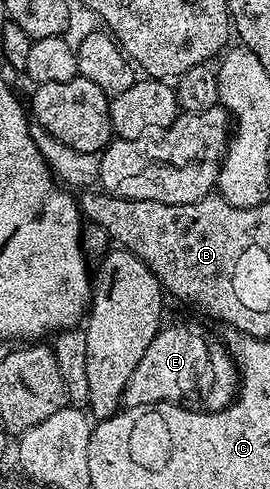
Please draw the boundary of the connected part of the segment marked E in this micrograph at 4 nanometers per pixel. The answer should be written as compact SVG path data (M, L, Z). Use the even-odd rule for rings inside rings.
M171 325L160 328L158 335L149 343L145 355L141 355L141 363L129 375L129 383L123 392L123 405L128 409L136 409L142 405L156 405L167 401L171 405L184 405L186 409L195 409L198 413L216 413L227 408L237 396L241 378L237 366L229 352L228 346L187 325Z

